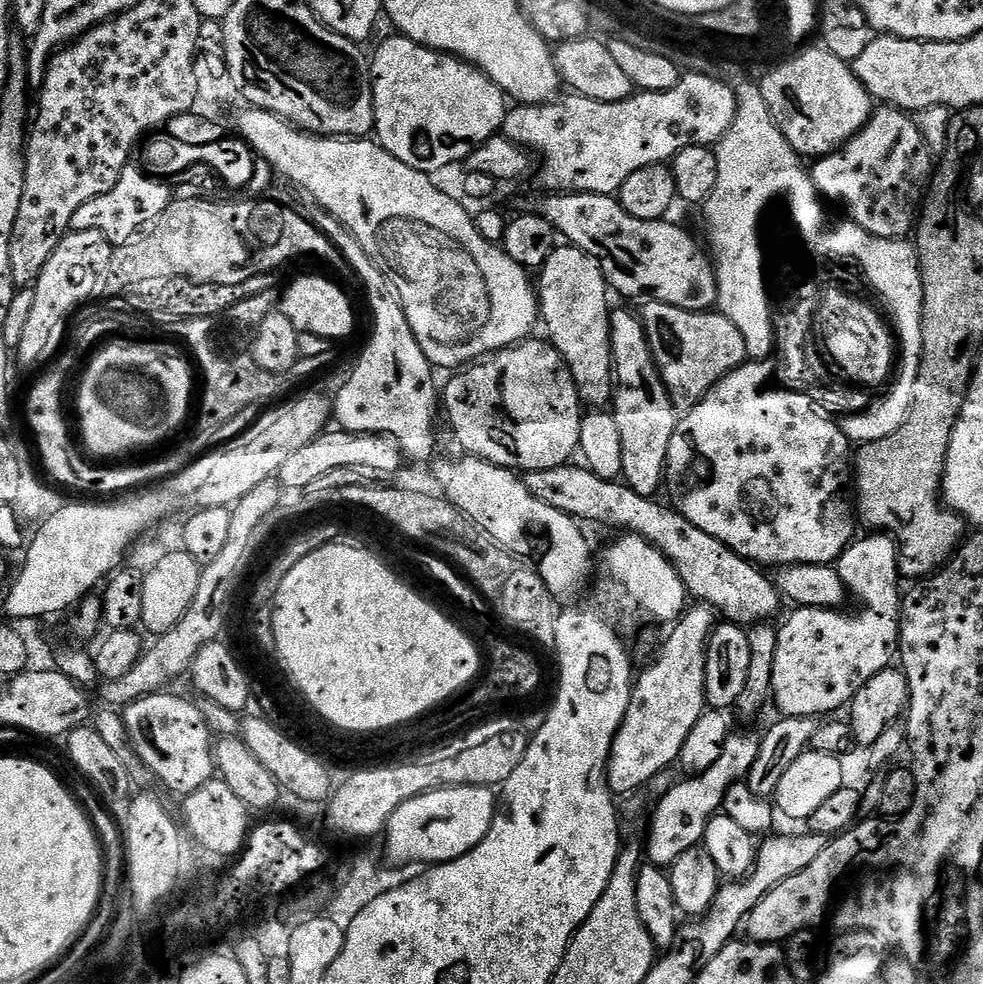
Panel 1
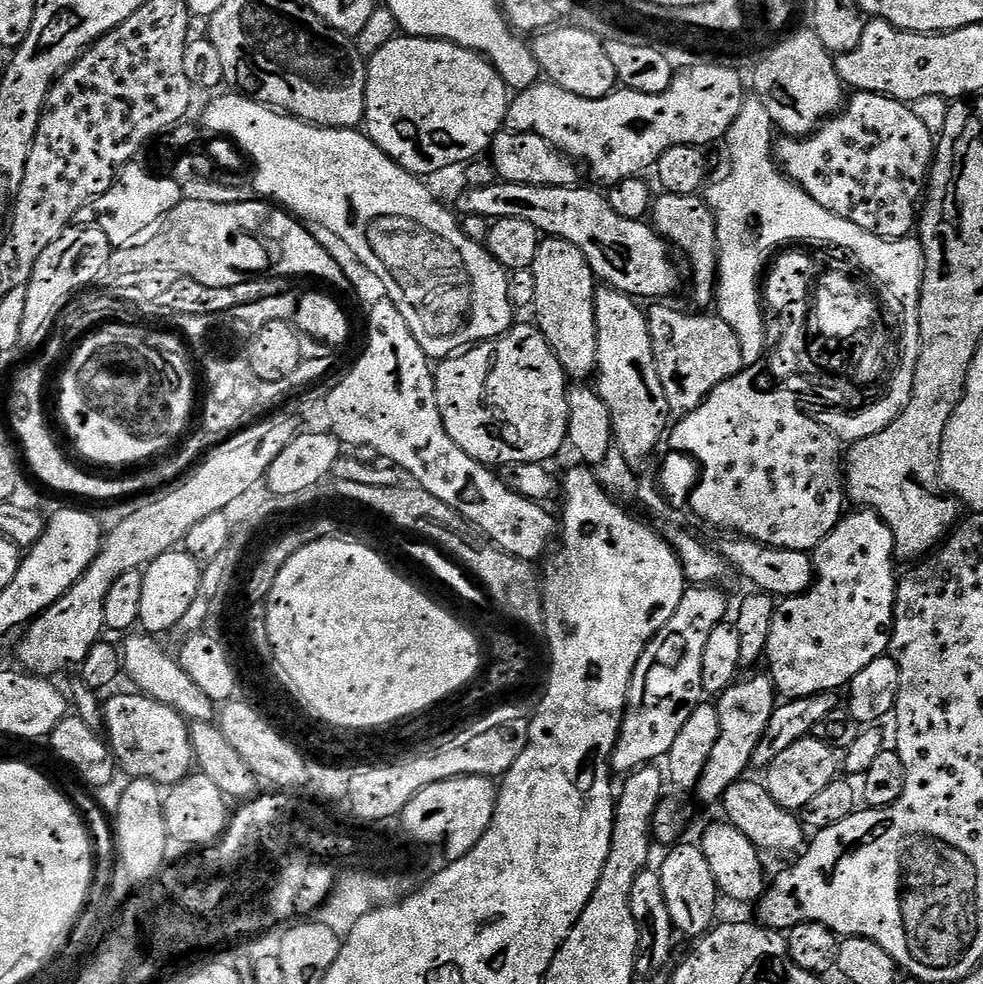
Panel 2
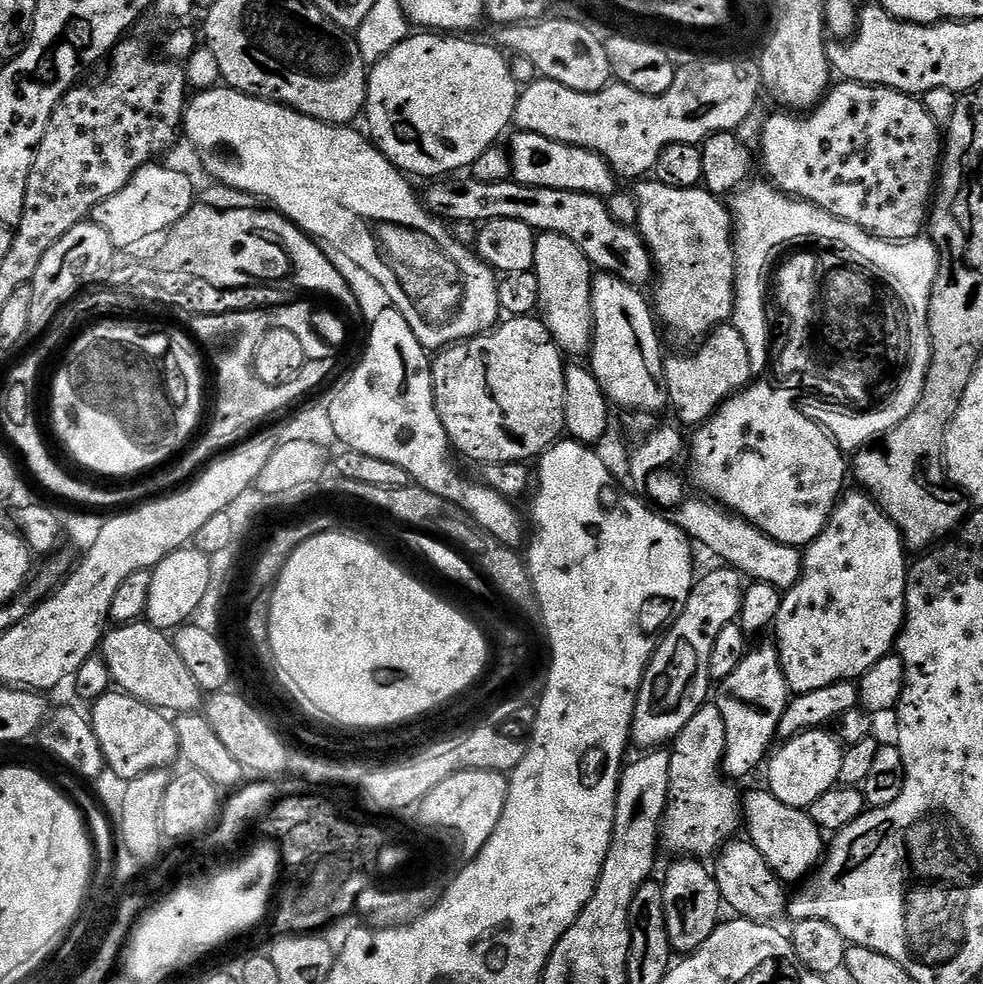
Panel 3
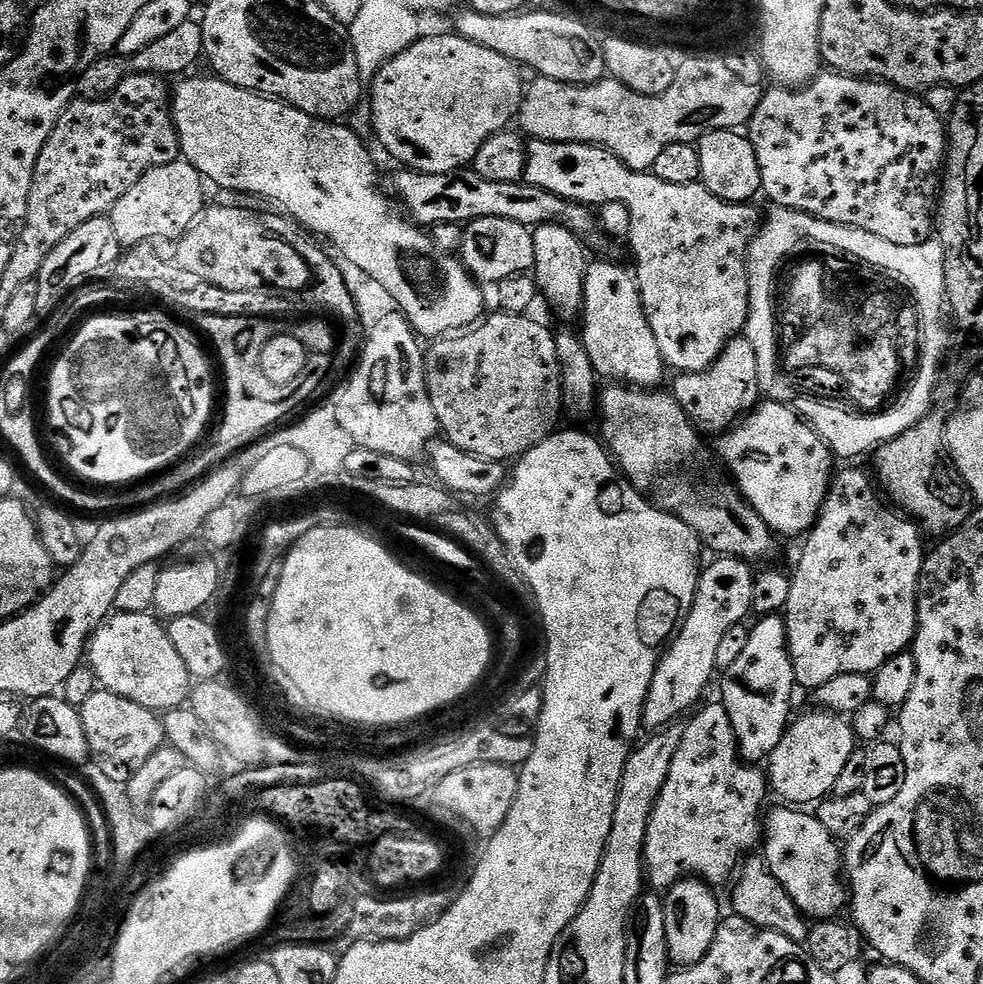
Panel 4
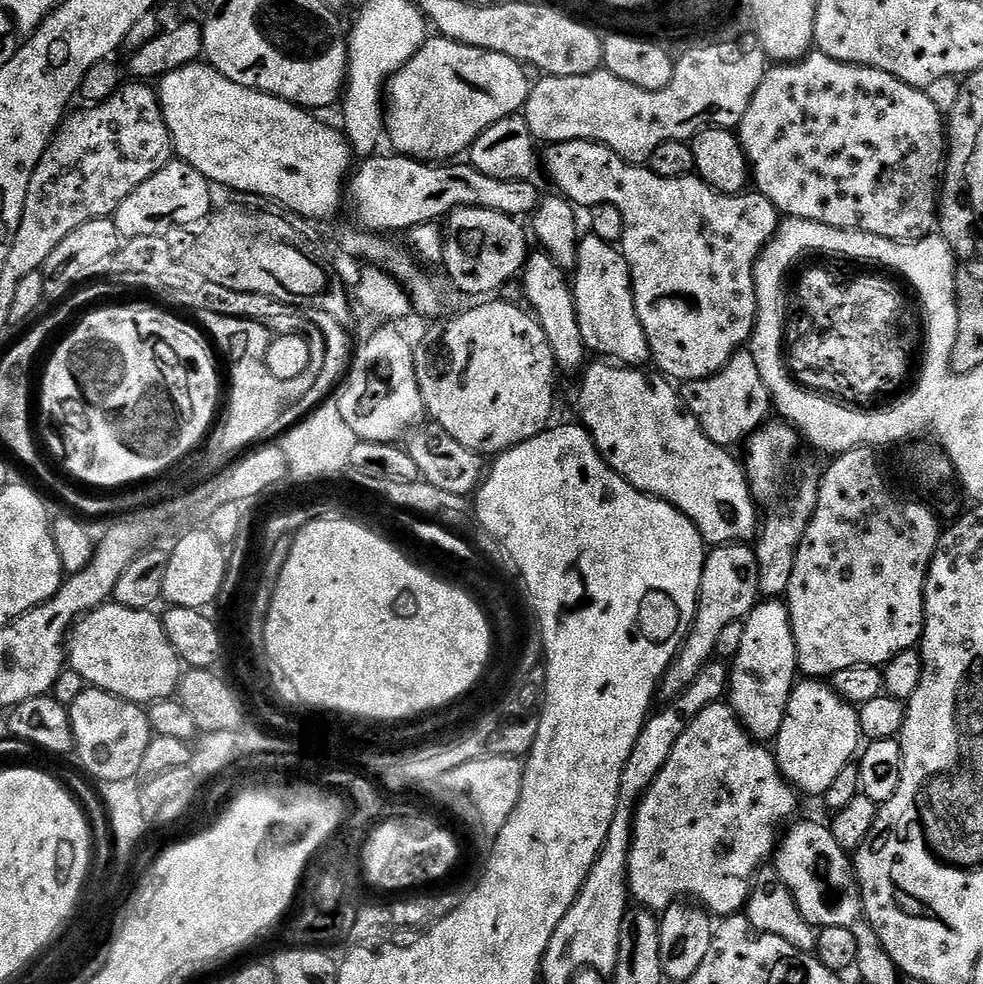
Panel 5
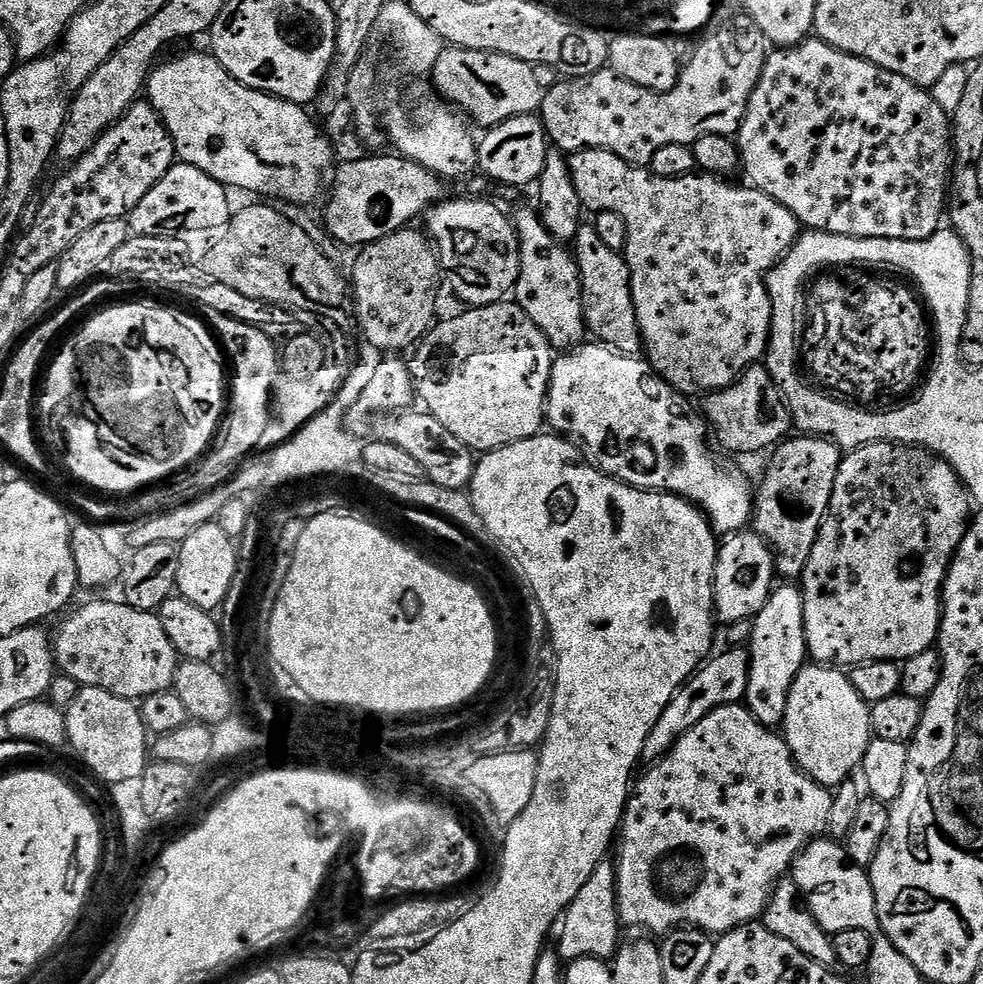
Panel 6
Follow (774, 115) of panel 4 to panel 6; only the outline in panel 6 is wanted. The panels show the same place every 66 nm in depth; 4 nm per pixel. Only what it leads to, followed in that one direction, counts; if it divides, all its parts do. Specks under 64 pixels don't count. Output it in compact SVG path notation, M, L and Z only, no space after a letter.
M809 38L800 41L799 44L791 46L780 46L775 50L769 51L764 65L761 68L761 74L754 86L752 93L748 98L748 109L744 114L744 120L740 123L740 131L735 133L735 145L739 149L739 163L742 165L742 172L748 175L747 183L758 191L764 192L770 198L774 198L782 206L786 206L786 210L790 210L790 214L794 214L794 218L800 221L805 229L814 232L829 232L830 234L842 234L850 238L890 238L891 240L928 240L934 233L941 231L942 224L940 219L946 216L946 197L950 192L950 173L954 168L954 128L950 123L950 116L944 112L941 106L932 97L931 91L925 90L919 84L910 82L906 78L902 78L898 74L894 74L890 70L882 70L878 66L874 66L870 62L866 62L857 56L846 54L842 50L838 50L834 46L830 46L822 39Z

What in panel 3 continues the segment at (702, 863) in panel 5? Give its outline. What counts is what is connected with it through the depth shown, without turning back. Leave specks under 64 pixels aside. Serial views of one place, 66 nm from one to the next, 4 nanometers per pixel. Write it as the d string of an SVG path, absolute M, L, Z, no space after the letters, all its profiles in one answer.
M712 702L696 711L671 745L670 790L660 839L663 851L673 852L673 857L715 857L741 831L742 792L722 771L725 750L726 722Z

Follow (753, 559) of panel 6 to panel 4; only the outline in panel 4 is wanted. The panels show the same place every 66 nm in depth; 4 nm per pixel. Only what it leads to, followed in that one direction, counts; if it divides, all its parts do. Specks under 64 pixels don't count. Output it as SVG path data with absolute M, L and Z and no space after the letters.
M722 556L713 561L709 568L707 565L701 571L692 609L656 663L644 703L644 724L652 730L667 728L669 724L679 721L683 712L691 713L701 703L700 695L704 687L711 682L712 675L714 680L718 672L714 657L722 643L722 634L726 634L730 626L744 624L752 612L753 565L733 556Z

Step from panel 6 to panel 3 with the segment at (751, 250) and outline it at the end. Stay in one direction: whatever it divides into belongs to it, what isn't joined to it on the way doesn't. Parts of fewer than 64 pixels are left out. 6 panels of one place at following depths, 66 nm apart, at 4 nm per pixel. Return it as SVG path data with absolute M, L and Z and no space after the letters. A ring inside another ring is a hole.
M516 130L511 133L511 136L512 141L507 141L506 147L508 157L512 159L512 179L517 184L550 190L570 190L601 198L607 198L617 191L616 173L597 152L563 144L550 138L542 138L542 134L533 132ZM655 178L645 179L637 188L634 188L634 195L637 204L637 220L635 227L638 229L640 236L644 239L648 246L648 251L652 253L652 262L654 265L654 285L656 289L650 292L650 300L654 305L655 315L658 317L659 323L664 324L672 332L677 332L680 336L685 336L688 340L699 341L701 338L707 337L708 333L714 328L719 328L722 324L731 321L732 311L734 310L734 302L736 301L736 245L734 243L734 221L729 208L719 195L713 195L704 186L695 188L675 188L674 186L666 186L661 184Z

